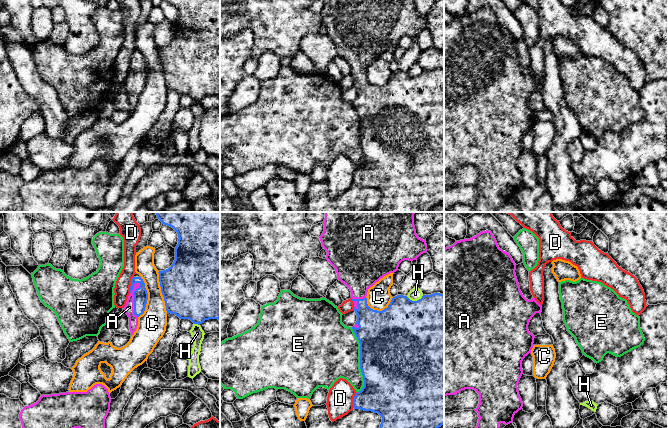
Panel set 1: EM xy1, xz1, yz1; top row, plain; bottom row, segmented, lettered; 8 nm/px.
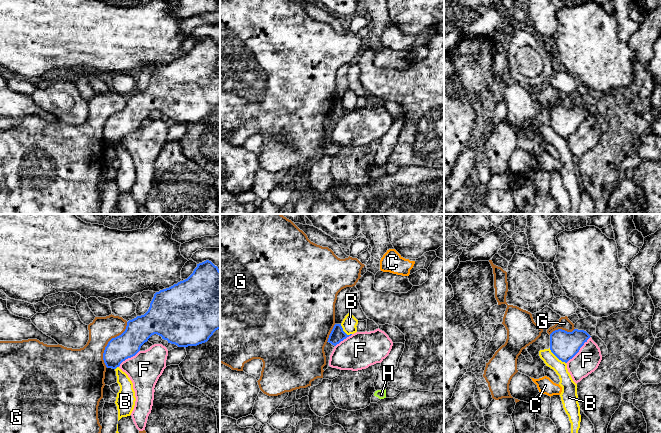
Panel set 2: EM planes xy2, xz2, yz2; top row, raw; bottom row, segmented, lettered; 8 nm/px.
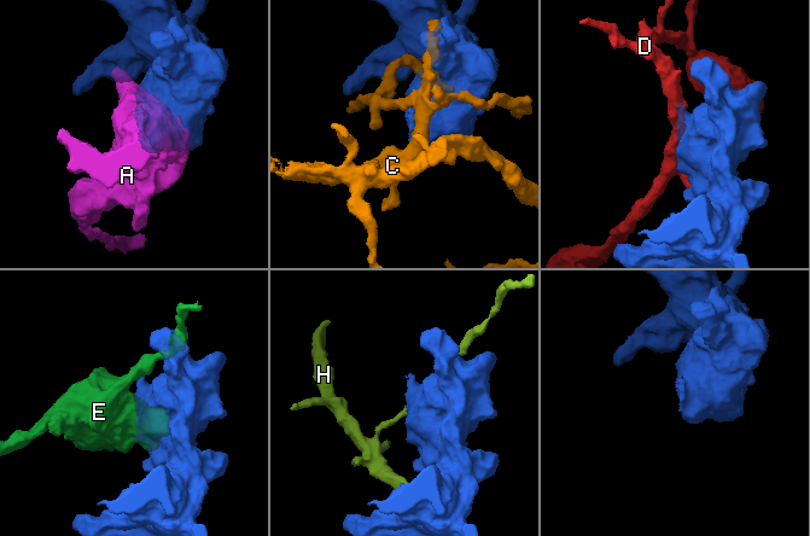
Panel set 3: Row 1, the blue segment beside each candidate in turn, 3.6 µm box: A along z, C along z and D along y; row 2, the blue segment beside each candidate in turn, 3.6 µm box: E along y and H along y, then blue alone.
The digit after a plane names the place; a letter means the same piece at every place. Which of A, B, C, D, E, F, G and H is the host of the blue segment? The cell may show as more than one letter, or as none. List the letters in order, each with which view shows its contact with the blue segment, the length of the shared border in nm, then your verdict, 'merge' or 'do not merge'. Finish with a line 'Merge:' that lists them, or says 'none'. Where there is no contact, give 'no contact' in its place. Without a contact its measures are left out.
A: xy1 | 280 nm | merge
B: yz2 | 180 nm | do not merge
C: xy1 | 360 nm | do not merge
D: xy1 | 140 nm | do not merge
E: xz1 | 550 nm | do not merge
F: yz2 | 300 nm | do not merge
G: xy2 | 400 nm | do not merge
H: xz1 | 140 nm | do not merge
Merge: A

